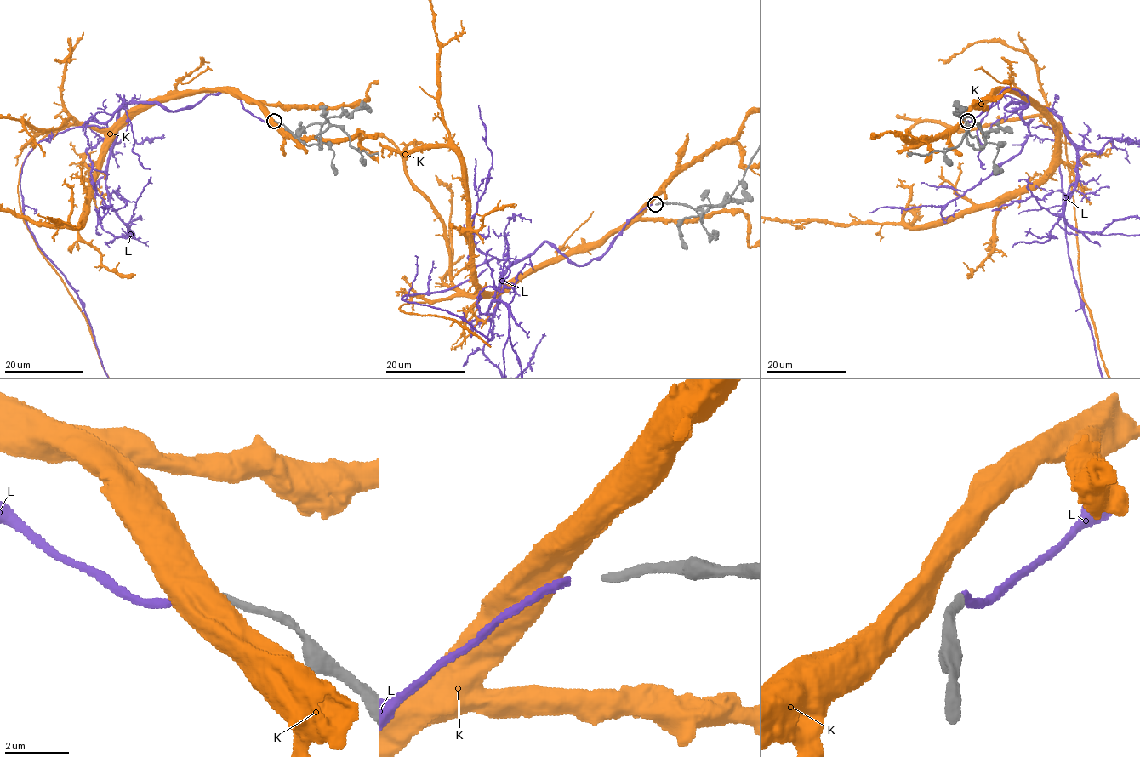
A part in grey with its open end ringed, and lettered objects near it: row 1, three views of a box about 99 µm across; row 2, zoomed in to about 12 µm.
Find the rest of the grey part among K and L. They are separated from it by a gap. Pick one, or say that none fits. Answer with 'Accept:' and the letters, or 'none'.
Accept: L

